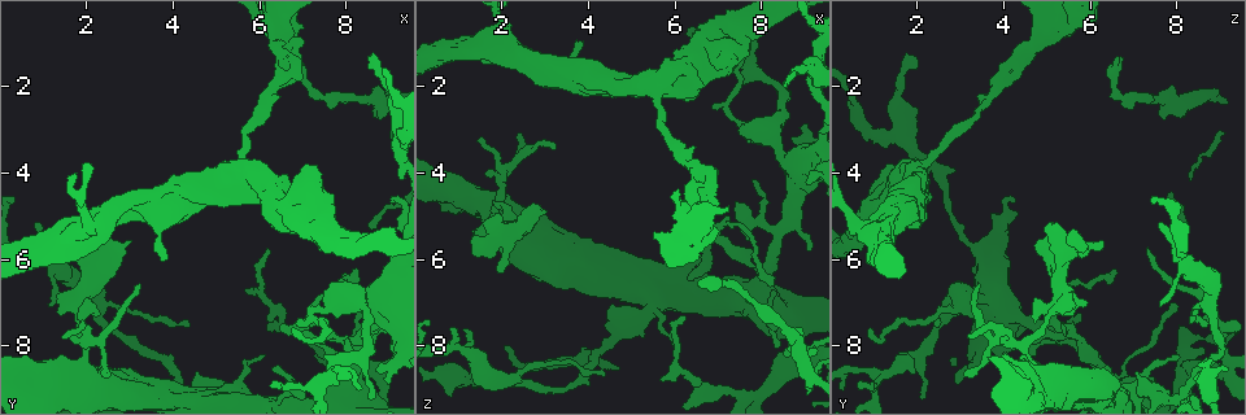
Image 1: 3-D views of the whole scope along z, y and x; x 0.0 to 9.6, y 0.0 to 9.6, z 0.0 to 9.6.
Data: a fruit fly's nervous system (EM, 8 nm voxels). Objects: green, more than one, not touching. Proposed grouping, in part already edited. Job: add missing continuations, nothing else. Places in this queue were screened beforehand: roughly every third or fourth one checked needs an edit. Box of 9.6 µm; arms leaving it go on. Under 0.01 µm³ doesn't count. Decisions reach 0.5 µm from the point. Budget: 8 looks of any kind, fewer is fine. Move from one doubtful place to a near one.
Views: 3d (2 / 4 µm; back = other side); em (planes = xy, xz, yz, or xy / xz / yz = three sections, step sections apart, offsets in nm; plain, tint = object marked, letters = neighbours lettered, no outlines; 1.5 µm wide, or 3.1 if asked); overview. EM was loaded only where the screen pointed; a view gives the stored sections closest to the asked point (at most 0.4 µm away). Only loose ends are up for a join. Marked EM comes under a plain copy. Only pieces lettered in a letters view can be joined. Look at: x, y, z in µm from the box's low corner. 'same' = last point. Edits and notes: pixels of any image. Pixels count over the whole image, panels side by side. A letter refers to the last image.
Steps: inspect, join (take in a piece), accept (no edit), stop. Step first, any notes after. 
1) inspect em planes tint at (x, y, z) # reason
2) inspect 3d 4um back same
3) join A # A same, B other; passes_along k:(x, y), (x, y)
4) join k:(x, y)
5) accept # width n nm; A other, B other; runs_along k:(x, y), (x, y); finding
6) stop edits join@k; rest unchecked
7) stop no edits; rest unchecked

inspect 3d 4um at (6.55, 7.45, 5.40) # tapers out

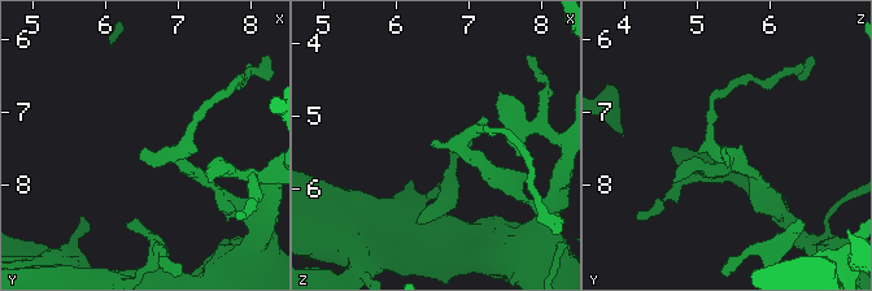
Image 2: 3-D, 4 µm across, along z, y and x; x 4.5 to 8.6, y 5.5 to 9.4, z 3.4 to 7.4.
inspect em xy step 8 tint at (6.45, 7.50, 5.35) # arm_widths 170, 190 nm; need the tissue

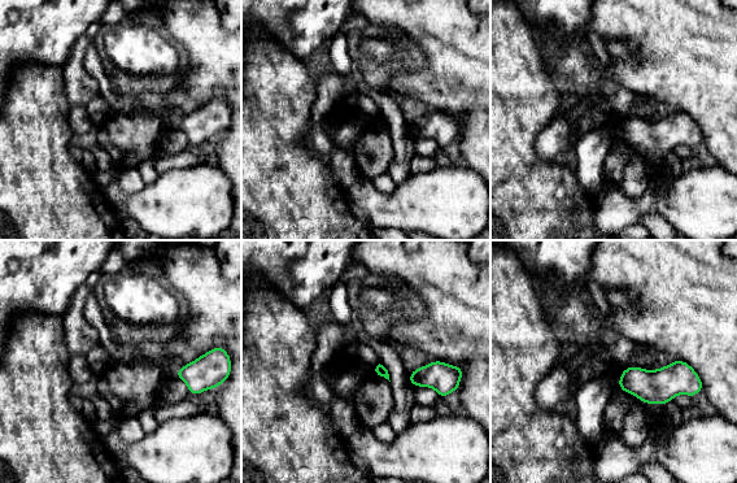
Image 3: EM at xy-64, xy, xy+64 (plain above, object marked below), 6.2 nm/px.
inspect em planes letters same

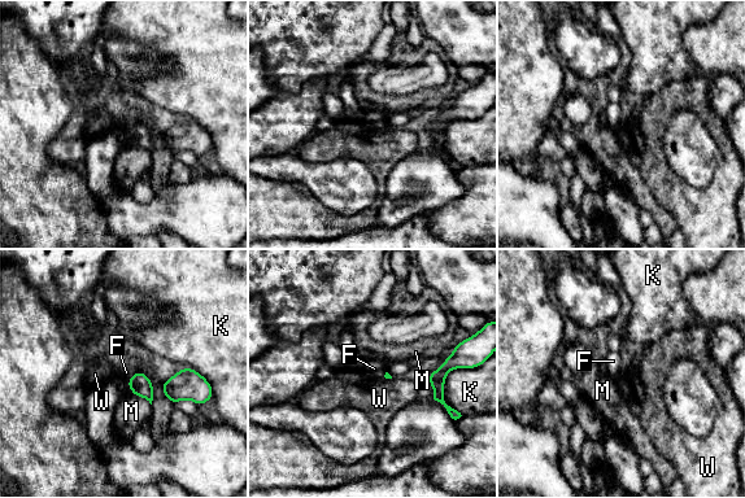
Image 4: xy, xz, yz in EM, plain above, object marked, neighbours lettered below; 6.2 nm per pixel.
accept # F other, K other, M other, W other; border 4:(135, 370), (126, 381); no lettered piece goes on from it

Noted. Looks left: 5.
inspect em xz step 8 letters at (0.80, 5.20, 7.60) # thin end

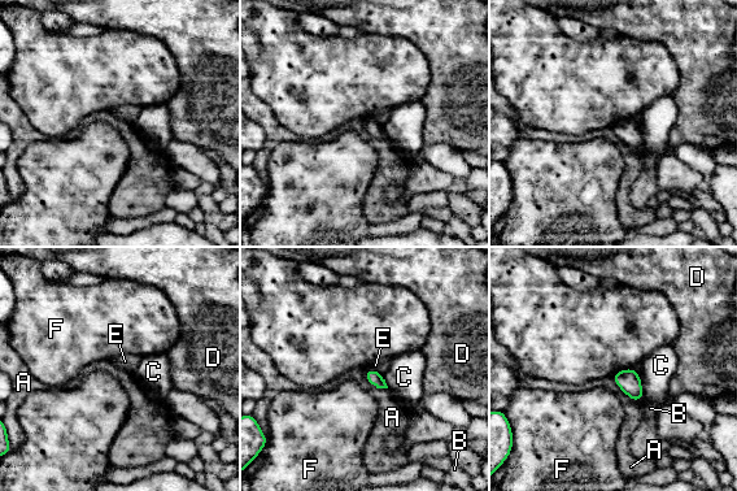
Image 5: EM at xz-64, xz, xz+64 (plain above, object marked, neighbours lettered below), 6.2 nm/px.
accept # width 90 nm; longest_contact A 260 nm; A other, B other, C other, D other, E other, F other; none of them fits

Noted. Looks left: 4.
inspect 3d 4um at (1.20, 7.00, 7.65) # branch stops here

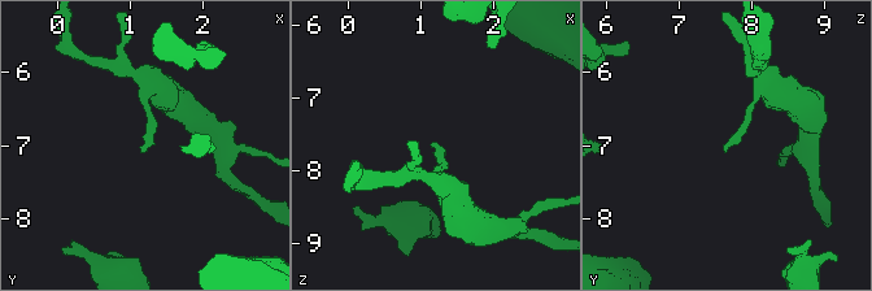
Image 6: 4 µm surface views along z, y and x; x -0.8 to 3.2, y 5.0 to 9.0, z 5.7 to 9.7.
inspect em planes letters at (1.20, 7.05, 7.60) # need the tissue

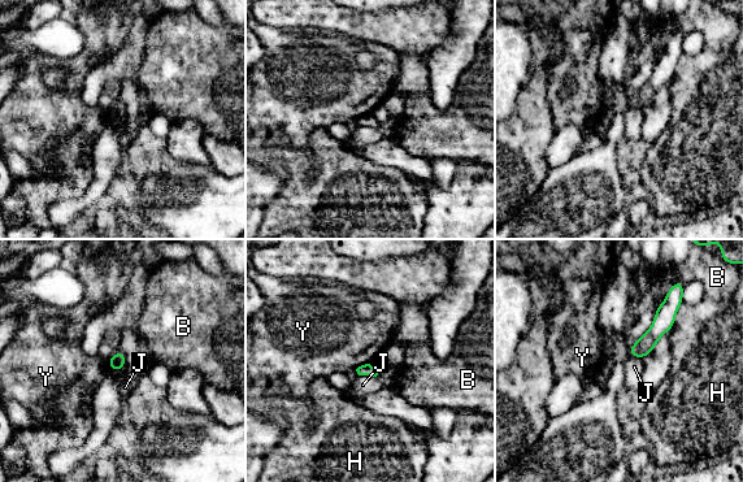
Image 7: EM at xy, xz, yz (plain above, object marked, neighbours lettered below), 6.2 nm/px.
accept # longest_contact H 190 nm; B other, H other, J other, Y other; border 7:(369, 363), (361, 364), (355, 369); none of them fits

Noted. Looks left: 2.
stop no edits; rest unchecked

